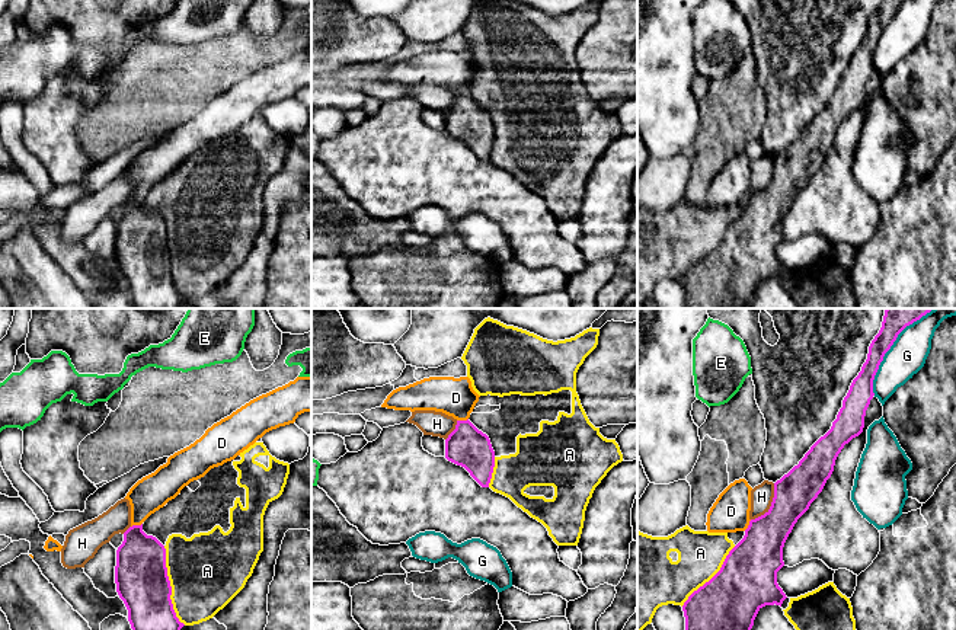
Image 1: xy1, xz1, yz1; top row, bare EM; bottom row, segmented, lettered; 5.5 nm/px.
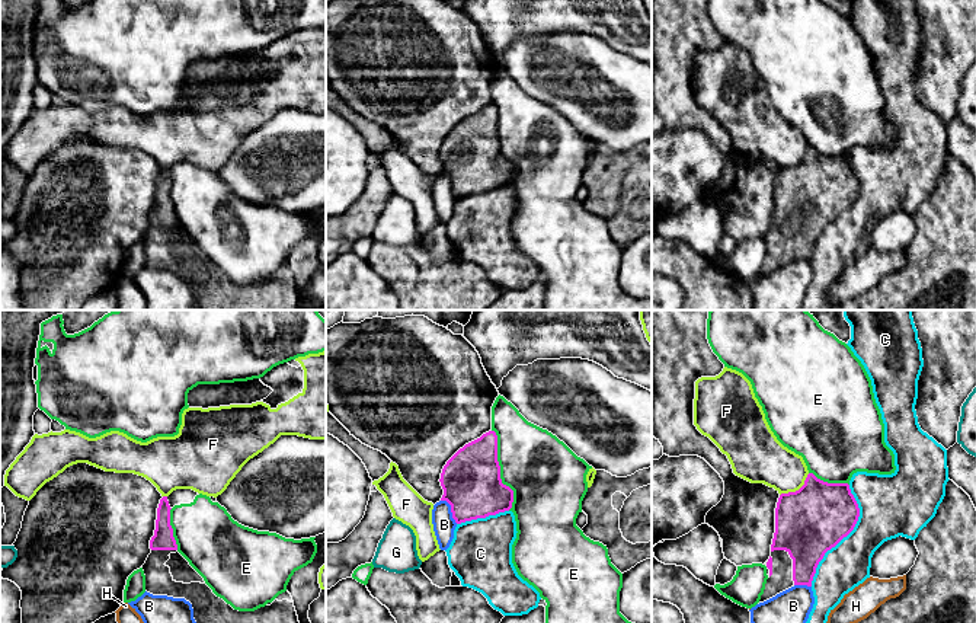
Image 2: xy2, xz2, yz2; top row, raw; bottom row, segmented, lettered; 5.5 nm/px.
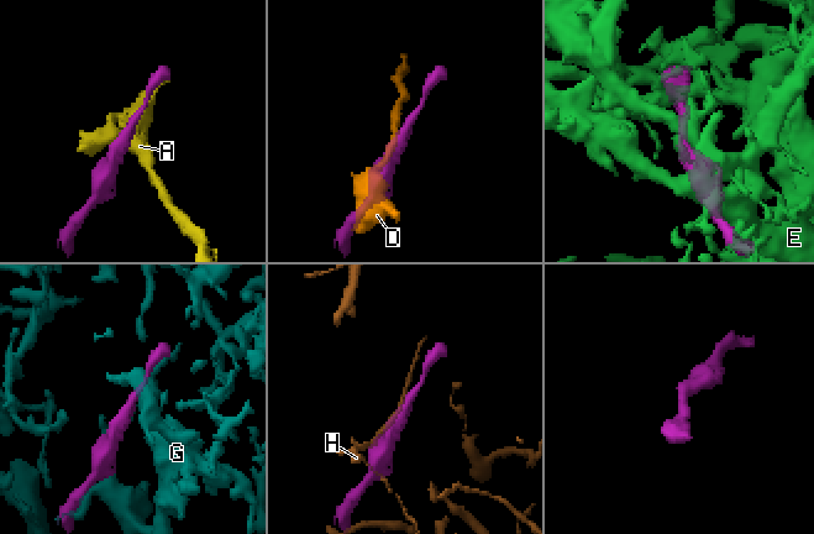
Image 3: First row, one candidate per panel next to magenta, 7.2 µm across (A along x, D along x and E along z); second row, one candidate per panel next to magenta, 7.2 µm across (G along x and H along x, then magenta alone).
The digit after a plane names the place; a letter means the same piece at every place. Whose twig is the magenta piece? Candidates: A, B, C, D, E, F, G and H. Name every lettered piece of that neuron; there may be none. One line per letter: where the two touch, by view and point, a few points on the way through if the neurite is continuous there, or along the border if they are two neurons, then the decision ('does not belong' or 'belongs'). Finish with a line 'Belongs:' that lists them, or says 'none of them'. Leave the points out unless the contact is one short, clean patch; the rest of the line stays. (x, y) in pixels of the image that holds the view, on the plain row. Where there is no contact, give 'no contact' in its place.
A: xy1 (170, 261) | does not belong
B: xz2 (451, 184) | does not belong
C: yz2 (844, 210) | does not belong
D: xy1 (136, 200) | along xy1 (141, 197), (131, 201) | does not belong
E: xz2 (499, 144) | does not belong
F: yz2 (796, 165) | does not belong
G: yz1 (882, 34) | does not belong
H: yz1 (771, 179) | does not belong
Belongs: none of them

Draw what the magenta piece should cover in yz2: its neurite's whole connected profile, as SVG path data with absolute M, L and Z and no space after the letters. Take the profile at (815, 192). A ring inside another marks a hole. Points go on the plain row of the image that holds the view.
M809 147L799 164L781 167L775 182L771 230L767 236L769 252L759 277L794 259L812 261L819 236L854 204L858 191L860 182L848 157L828 157Z

